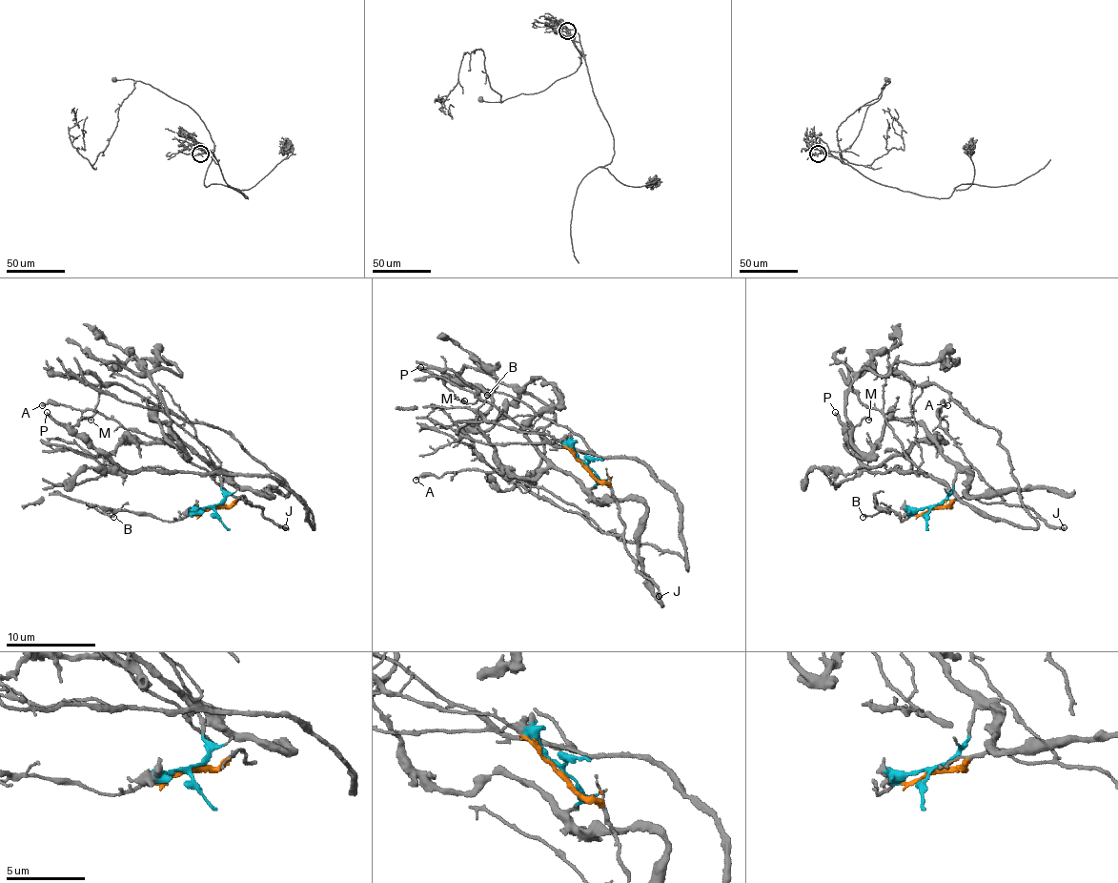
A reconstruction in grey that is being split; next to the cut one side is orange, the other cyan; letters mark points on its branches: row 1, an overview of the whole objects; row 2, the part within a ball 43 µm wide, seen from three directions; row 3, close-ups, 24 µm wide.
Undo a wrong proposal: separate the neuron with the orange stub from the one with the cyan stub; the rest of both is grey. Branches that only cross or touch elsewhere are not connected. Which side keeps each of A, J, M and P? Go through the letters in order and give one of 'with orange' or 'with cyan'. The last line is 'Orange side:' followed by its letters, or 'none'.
A: with orange
J: with orange
M: with cyan
P: with cyan
Orange side: A, J

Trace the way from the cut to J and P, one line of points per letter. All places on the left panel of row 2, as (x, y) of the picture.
J: (212, 505), (230, 505), (243, 497), (248, 503), (286, 528)
P: (212, 505), (221, 502), (221, 479), (178, 441), (122, 441), (107, 454), (118, 465), (69, 432), (46, 412)

